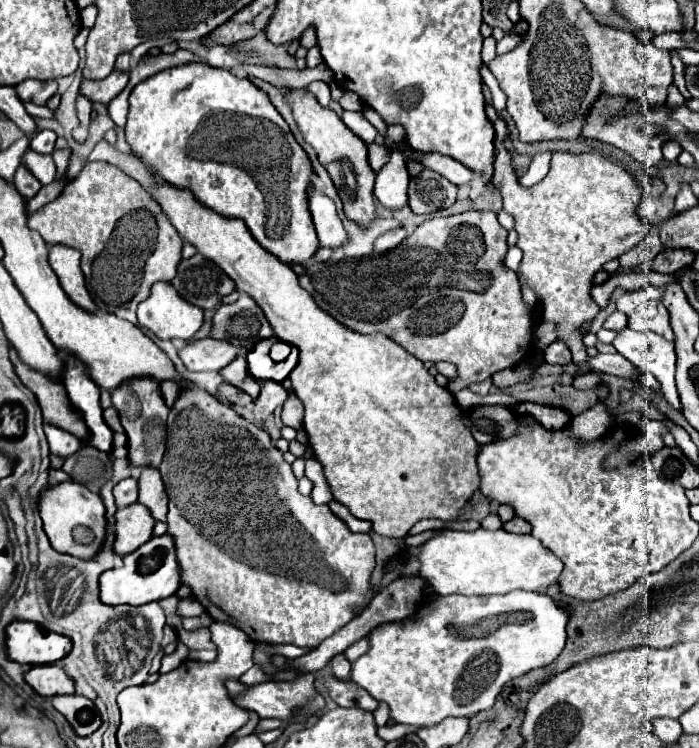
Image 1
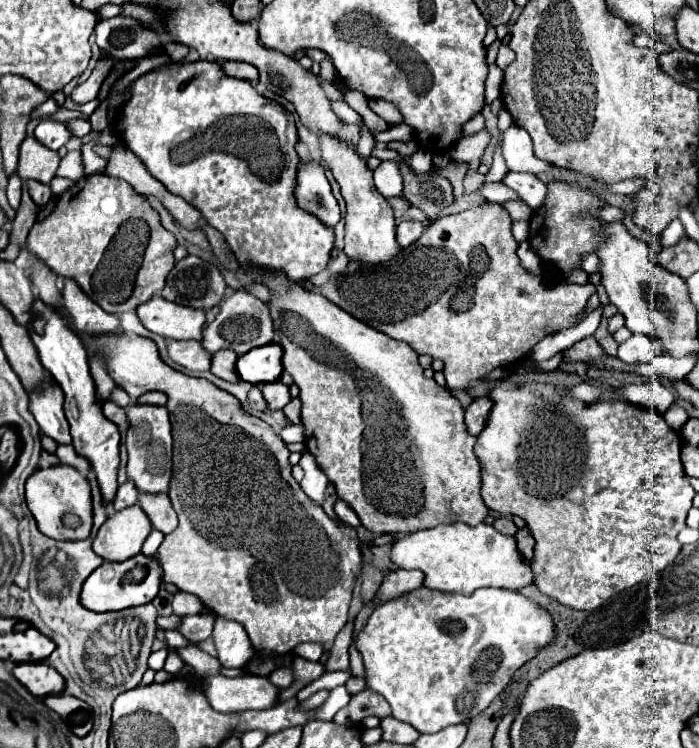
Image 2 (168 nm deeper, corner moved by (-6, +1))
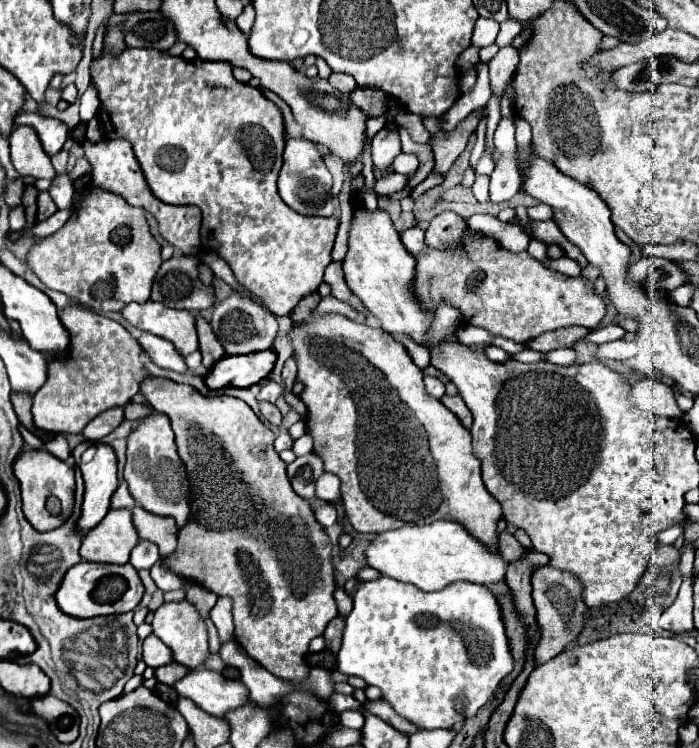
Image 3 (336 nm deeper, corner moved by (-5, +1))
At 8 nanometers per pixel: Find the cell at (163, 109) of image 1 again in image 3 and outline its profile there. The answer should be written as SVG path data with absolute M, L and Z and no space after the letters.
M105 49L101 59L95 59L91 63L91 79L95 83L95 87L99 89L99 99L101 99L101 107L99 107L99 121L103 127L103 137L105 139L127 139L133 145L135 157L145 173L145 179L151 187L151 191L155 193L155 197L159 197L165 203L171 205L197 205L203 213L203 225L201 225L201 243L205 249L211 249L215 253L219 253L231 267L231 271L235 273L235 279L255 297L259 297L259 301L263 303L265 309L269 309L275 315L289 315L291 309L295 307L295 303L307 295L313 293L319 283L323 281L323 271L325 267L331 263L331 249L335 243L335 235L337 235L337 219L333 217L307 217L307 215L299 215L293 209L289 209L283 199L277 193L277 177L279 171L283 167L283 149L285 149L285 127L283 127L283 115L281 109L269 101L259 89L247 85L247 83L239 83L233 75L231 75L231 65L227 63L217 63L217 61L203 61L203 59L193 59L193 61L185 61L183 57L169 57L163 51L157 49L125 49L119 57L111 57L109 51Z

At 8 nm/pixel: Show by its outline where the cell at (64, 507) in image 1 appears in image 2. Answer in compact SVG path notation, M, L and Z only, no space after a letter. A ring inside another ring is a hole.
M54 465L48 469L36 469L28 481L26 481L26 503L30 513L34 515L38 529L52 539L60 541L70 541L70 539L80 539L90 535L92 527L92 497L90 497L90 485L86 477L82 477L74 467L70 465ZM64 513L74 513L80 517L80 525L76 529L64 527L62 515Z

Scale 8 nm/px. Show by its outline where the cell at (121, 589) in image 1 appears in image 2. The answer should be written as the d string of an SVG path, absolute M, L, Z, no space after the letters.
M142 553L128 559L128 561L122 561L122 563L104 561L84 581L82 591L80 591L80 605L90 609L90 611L96 611L96 613L138 607L138 605L150 603L158 595L160 583L162 583L162 573L160 573L158 561L150 559L150 557L144 557Z

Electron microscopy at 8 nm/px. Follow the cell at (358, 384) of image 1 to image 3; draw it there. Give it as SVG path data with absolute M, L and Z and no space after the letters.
M339 313L303 321L299 327L293 327L287 337L299 369L297 381L303 385L299 397L307 407L305 423L307 433L313 437L313 453L323 459L325 471L341 479L341 497L353 529L361 533L381 533L403 525L455 519L477 539L495 547L501 505L487 493L481 481L481 463L471 453L471 433L439 399L423 389L423 371L413 363L407 349L395 341L391 333L355 323Z

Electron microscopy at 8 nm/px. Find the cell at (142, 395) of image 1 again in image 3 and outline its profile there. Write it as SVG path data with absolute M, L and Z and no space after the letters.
M163 413L147 415L127 439L127 465L125 481L135 501L155 515L173 515L177 525L183 527L189 513L189 493L187 493L187 473L177 455L173 429L169 417Z

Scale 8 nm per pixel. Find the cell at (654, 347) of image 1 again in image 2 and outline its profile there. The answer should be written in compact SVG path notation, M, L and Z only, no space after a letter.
M632 335L618 345L618 359L624 363L648 363L658 355L664 355L662 345L656 339L648 339L646 335Z

